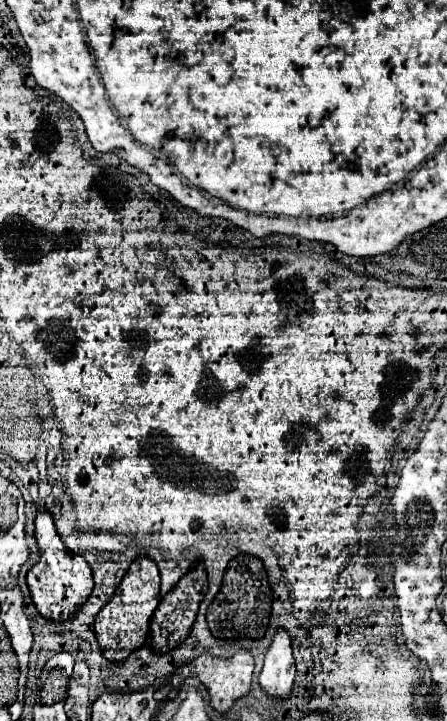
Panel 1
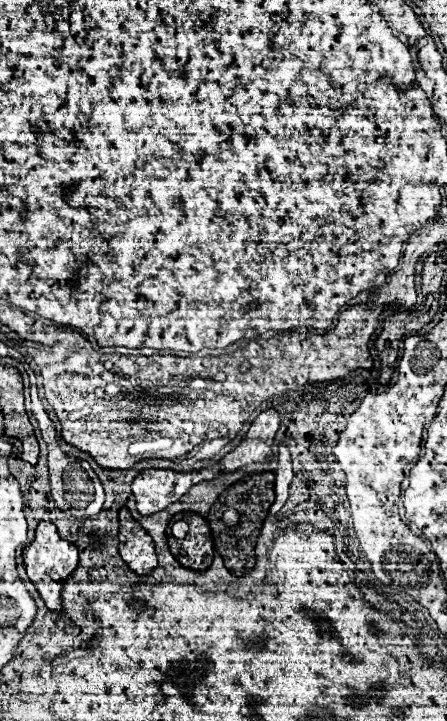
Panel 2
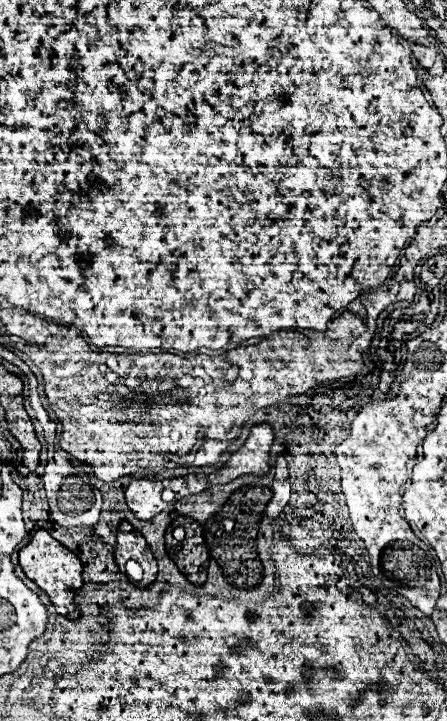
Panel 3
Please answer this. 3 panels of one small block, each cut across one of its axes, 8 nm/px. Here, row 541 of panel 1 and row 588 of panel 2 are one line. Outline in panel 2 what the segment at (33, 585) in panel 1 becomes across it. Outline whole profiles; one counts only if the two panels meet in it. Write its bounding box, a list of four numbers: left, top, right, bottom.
[22,520,78,612]

